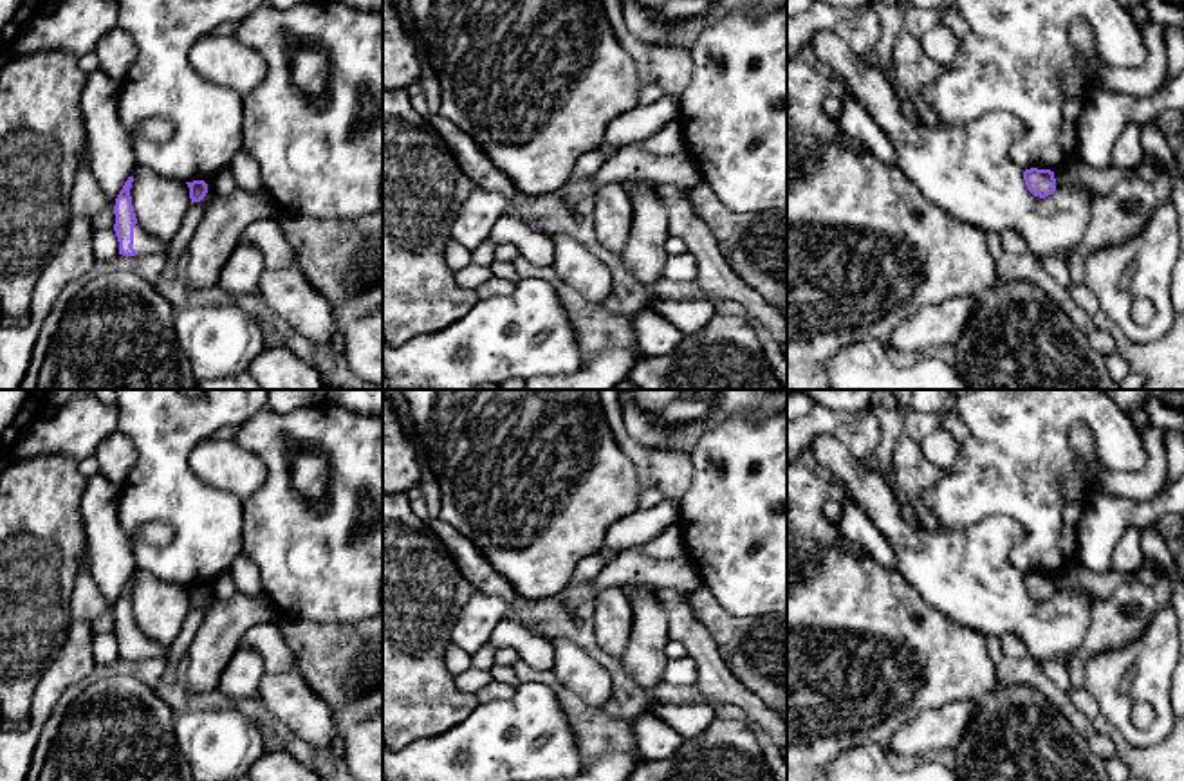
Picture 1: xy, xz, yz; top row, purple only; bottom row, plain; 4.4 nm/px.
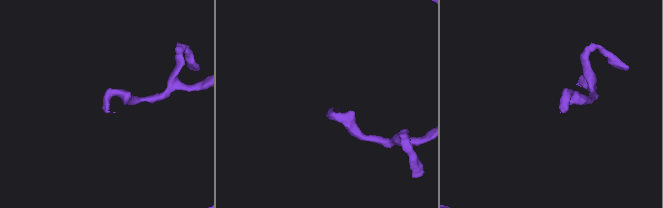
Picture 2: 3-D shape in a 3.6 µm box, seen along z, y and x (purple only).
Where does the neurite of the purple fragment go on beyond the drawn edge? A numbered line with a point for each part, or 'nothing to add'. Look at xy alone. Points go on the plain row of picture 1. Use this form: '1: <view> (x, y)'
1: xy (145, 648)

